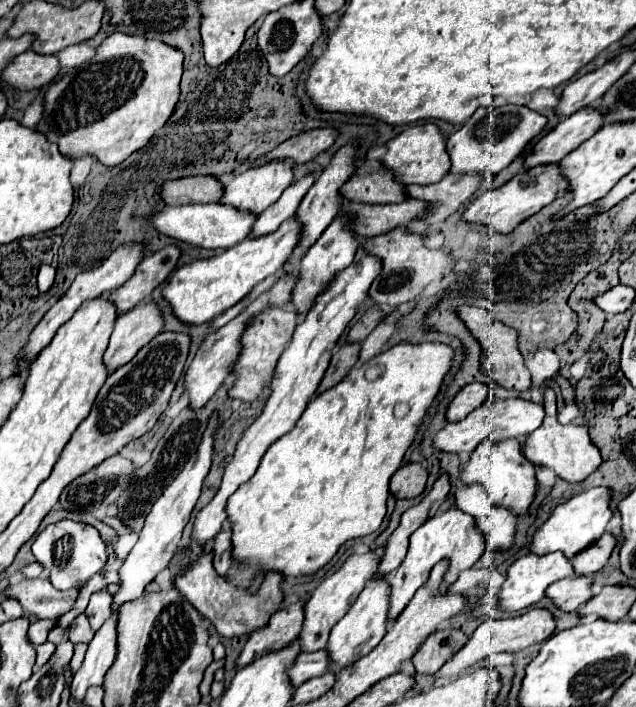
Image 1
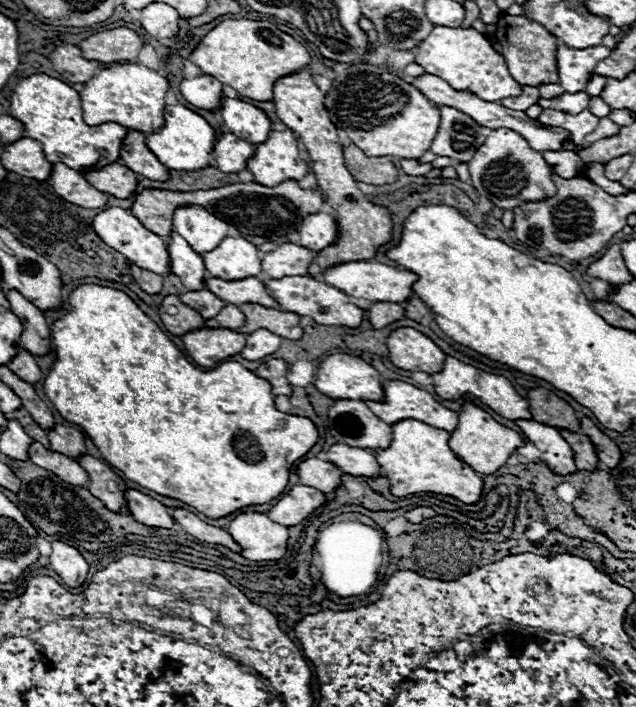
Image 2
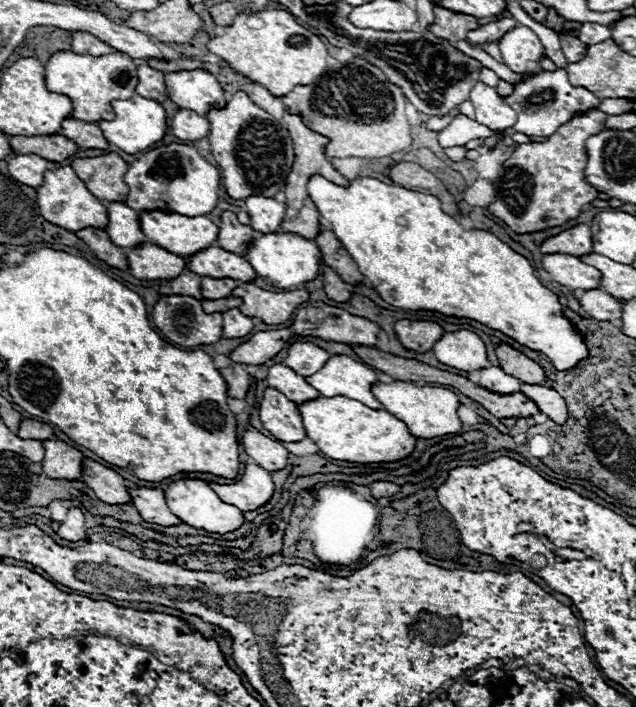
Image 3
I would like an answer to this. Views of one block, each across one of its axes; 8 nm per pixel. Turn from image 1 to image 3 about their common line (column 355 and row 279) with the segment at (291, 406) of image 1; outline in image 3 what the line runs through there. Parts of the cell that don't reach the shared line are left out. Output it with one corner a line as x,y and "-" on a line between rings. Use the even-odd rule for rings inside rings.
262,234
254,240
254,244
244,252
246,260
250,260
252,268
258,272
258,276
276,288
296,288
304,282
310,282
318,276
322,254
320,248
302,236
296,234

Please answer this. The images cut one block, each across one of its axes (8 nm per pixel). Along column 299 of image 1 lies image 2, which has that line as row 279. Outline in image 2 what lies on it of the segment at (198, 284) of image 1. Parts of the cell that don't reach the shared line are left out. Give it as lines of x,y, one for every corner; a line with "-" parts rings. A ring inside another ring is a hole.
232,238
220,242
220,246
202,256
210,276
222,280
244,280
246,276
262,274
262,258
258,246
244,238

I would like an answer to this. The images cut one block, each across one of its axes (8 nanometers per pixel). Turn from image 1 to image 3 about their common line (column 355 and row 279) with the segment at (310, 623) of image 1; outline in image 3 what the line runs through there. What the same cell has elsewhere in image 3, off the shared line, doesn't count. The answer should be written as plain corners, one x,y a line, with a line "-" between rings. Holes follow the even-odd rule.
544,254
542,256
542,268
552,274
552,278
572,290
594,290
600,288
602,272
598,272
594,266
584,264
576,256
566,254

